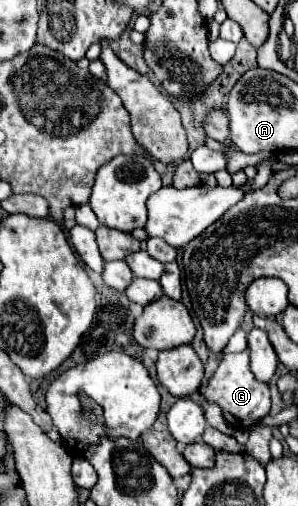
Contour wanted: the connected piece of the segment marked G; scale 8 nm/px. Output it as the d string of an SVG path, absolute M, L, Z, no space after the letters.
M226 353L220 361L220 367L216 369L216 373L212 375L212 379L208 381L208 385L204 387L204 395L214 401L220 403L226 421L234 427L234 429L248 429L254 423L258 423L262 417L268 415L270 411L270 391L268 391L268 383L262 383L254 377L254 373L250 371L250 359L248 353Z

